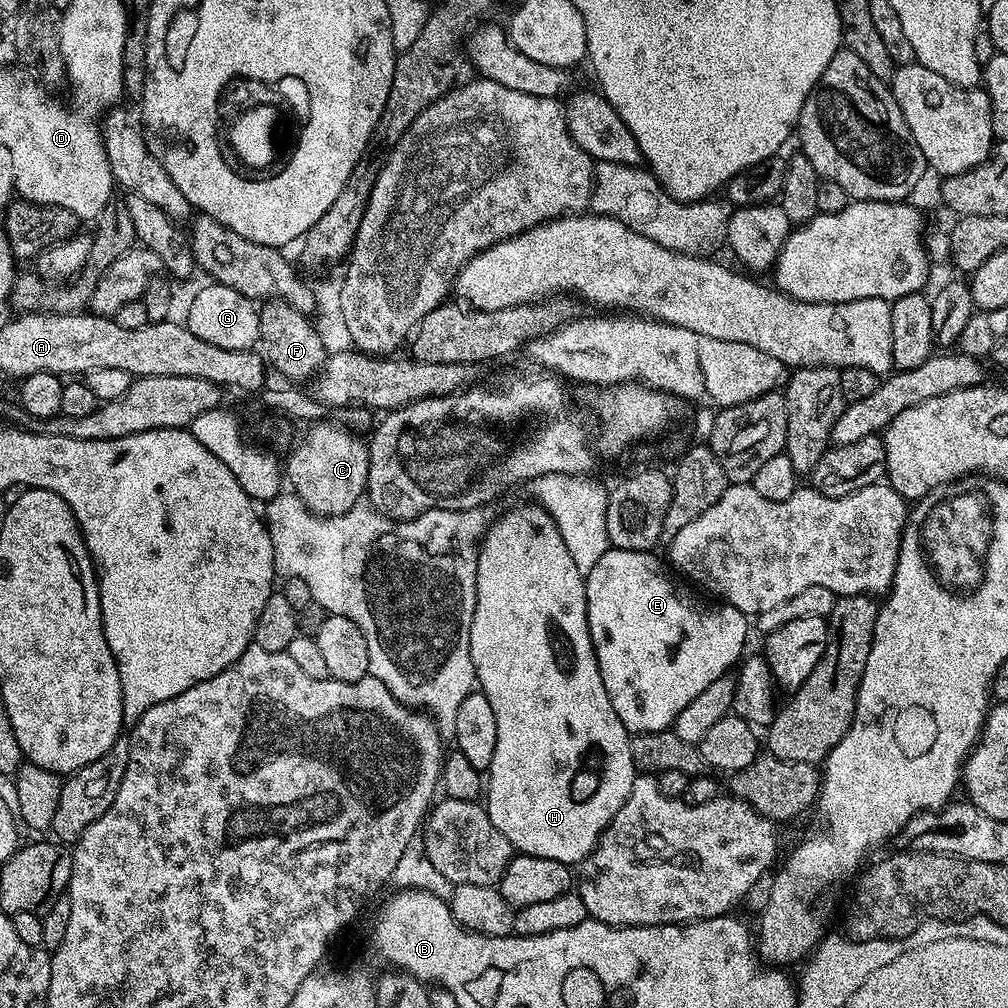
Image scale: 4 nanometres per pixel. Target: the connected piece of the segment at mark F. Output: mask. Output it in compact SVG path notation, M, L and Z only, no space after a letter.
M266 300L258 309L260 316L258 346L265 361L271 367L273 365L280 375L290 379L287 381L300 384L302 380L313 379L324 367L328 357L328 349L326 350L323 338L314 328L313 321L298 310L294 310L294 306L290 306L285 300Z

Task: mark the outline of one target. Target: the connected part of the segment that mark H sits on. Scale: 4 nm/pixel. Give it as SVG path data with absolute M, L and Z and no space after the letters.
M535 502L524 504L521 508L512 508L501 520L493 519L489 523L480 545L474 622L470 626L470 658L474 662L476 683L479 691L490 698L494 722L498 722L498 746L494 746L494 762L490 762L486 773L486 807L490 822L494 822L494 826L498 826L502 834L506 834L517 853L554 858L569 866L579 865L594 851L604 827L612 821L614 814L618 814L618 810L622 810L622 802L626 802L630 786L634 786L634 778L638 775L634 758L630 758L628 727L622 722L622 718L618 718L618 714L614 714L614 706L610 706L610 694L606 694L606 686L602 682L602 674L596 661L596 651L588 629L584 577L585 573L574 566L574 558L562 538L560 528L546 509Z

